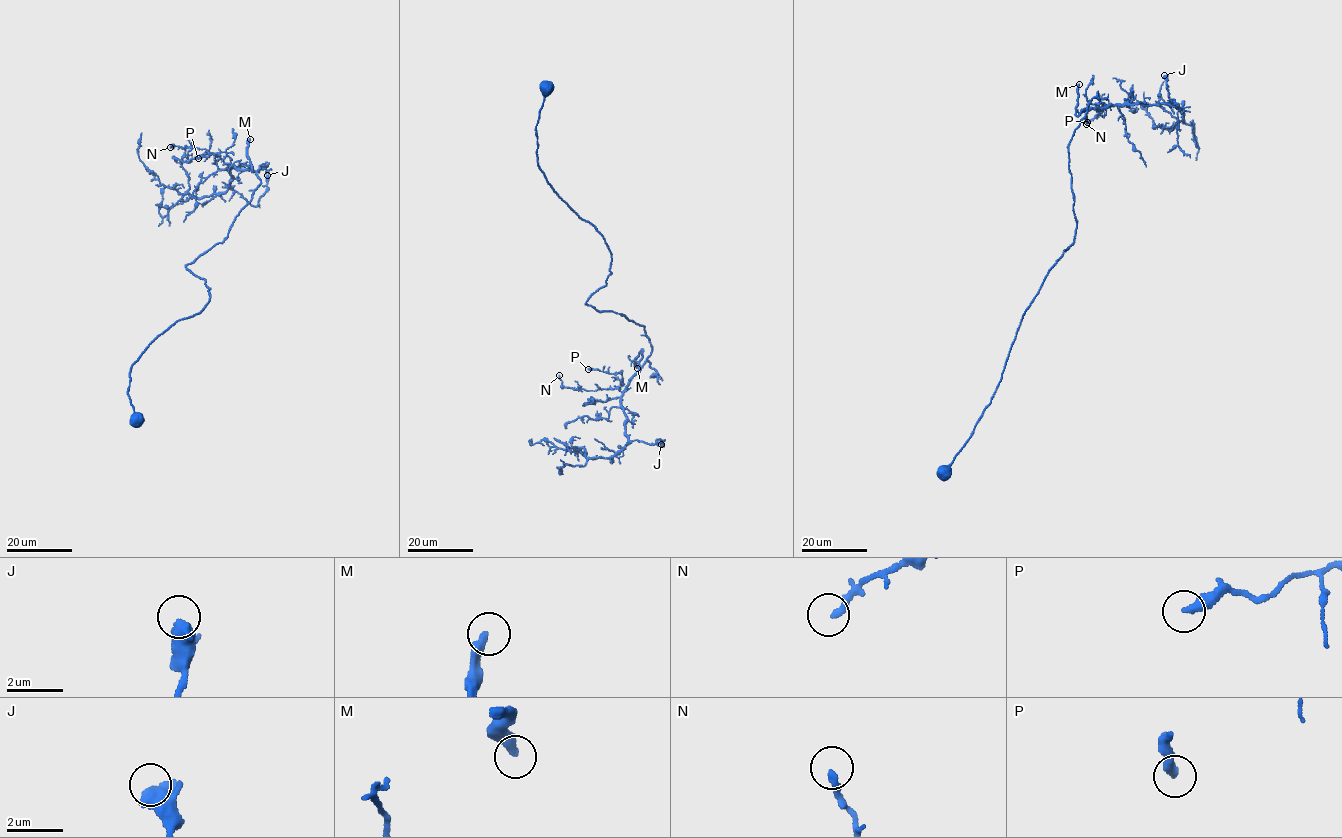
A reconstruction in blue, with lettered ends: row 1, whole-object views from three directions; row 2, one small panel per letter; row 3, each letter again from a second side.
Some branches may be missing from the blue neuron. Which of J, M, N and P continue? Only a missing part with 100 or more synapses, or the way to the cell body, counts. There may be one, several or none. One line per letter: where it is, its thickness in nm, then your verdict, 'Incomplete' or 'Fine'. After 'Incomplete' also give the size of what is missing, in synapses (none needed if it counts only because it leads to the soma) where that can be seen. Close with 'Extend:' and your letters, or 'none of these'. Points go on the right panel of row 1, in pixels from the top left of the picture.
J: Place: (1164, 75). Thickness 440 nm. Fine
M: Place: (1079, 84). Thickness 320 nm. Incomplete. Roughly 250 synapses
N: Place: (1086, 124). Thickness 240 nm. Fine
P: Place: (1087, 122). Thickness 360 nm. Fine
Extend: M

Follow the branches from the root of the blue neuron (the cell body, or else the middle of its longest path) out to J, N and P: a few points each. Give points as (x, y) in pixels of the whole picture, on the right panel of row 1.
J: (945, 469), (990, 402), (1025, 310), (1073, 242), (1068, 145), (1080, 120), (1111, 105), (1177, 107), (1164, 75)
N: (945, 469), (990, 402), (1025, 310), (1073, 242), (1068, 145), (1086, 111), (1111, 105), (1102, 103), (1086, 124)
P: (945, 469), (990, 402), (1025, 310), (1073, 242), (1068, 145), (1086, 111), (1111, 105), (1089, 103), (1087, 122)

